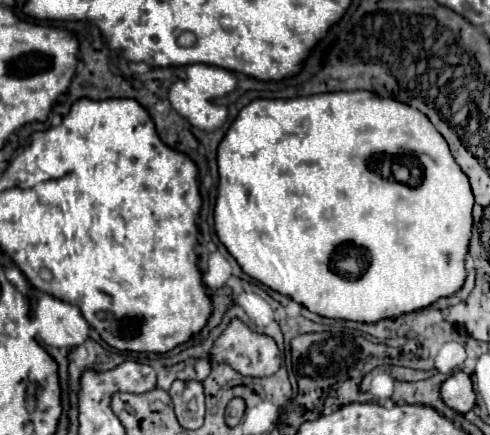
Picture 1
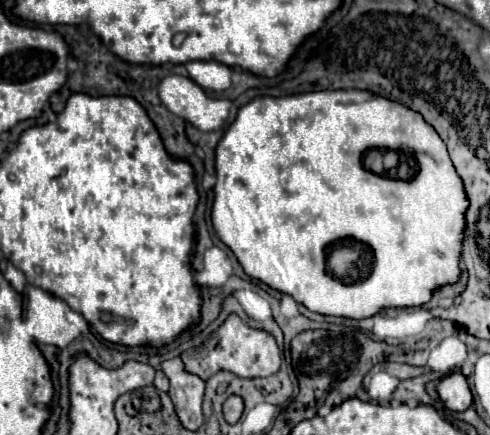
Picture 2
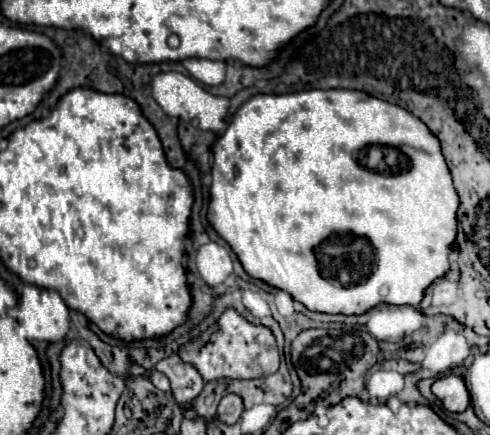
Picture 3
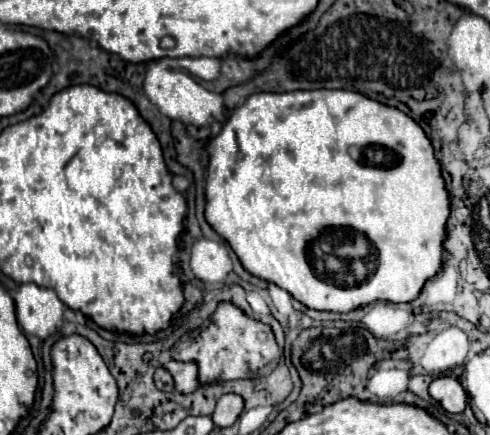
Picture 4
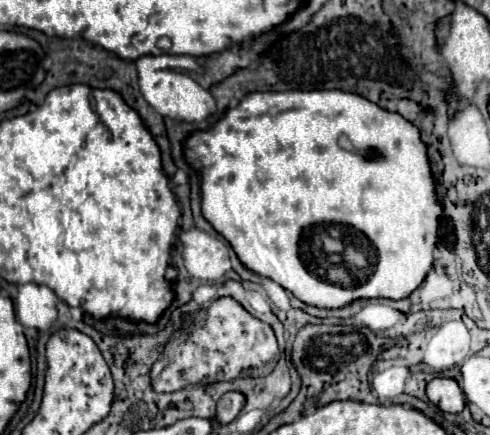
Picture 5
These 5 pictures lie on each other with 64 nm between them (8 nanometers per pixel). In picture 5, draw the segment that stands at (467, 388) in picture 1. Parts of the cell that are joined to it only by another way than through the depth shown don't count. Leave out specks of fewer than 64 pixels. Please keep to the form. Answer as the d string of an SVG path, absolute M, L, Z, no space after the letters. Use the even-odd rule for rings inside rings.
M434 378L428 388L426 394L430 398L430 402L434 402L442 412L450 412L450 414L458 414L464 410L466 400L464 400L464 392L460 390L458 382L452 378Z

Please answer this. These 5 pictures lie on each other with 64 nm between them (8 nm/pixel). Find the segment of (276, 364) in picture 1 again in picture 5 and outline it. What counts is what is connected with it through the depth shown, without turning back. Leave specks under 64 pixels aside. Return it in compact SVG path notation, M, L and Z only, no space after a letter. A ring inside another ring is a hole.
M218 298L212 302L212 306L208 310L202 310L198 314L186 318L184 328L178 330L166 344L164 348L164 358L158 360L152 366L152 388L156 392L174 392L180 390L184 386L190 384L214 384L214 382L222 382L222 380L236 380L236 378L260 378L260 376L268 376L274 366L278 364L280 358L280 350L276 344L276 336L272 332L272 328L268 324L264 324L262 320L250 316L234 298Z

